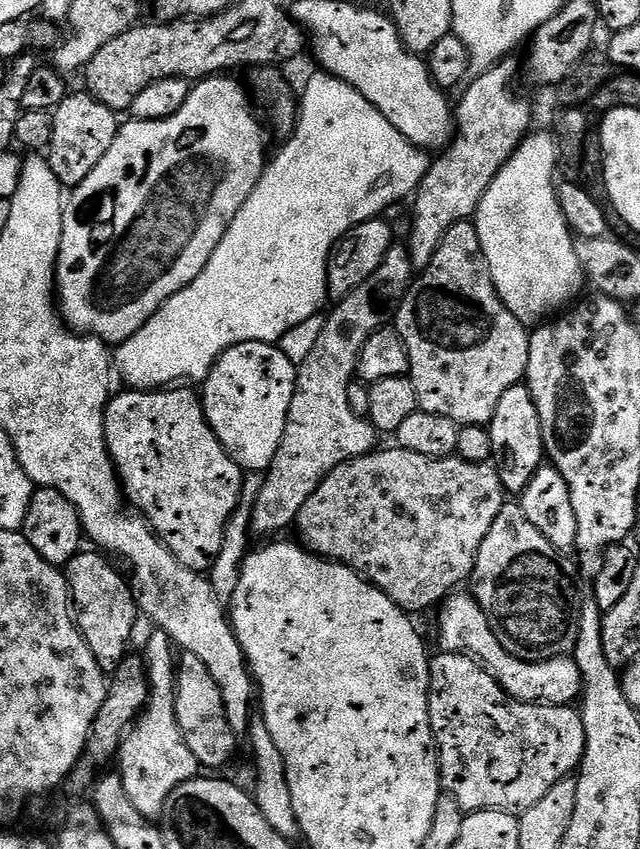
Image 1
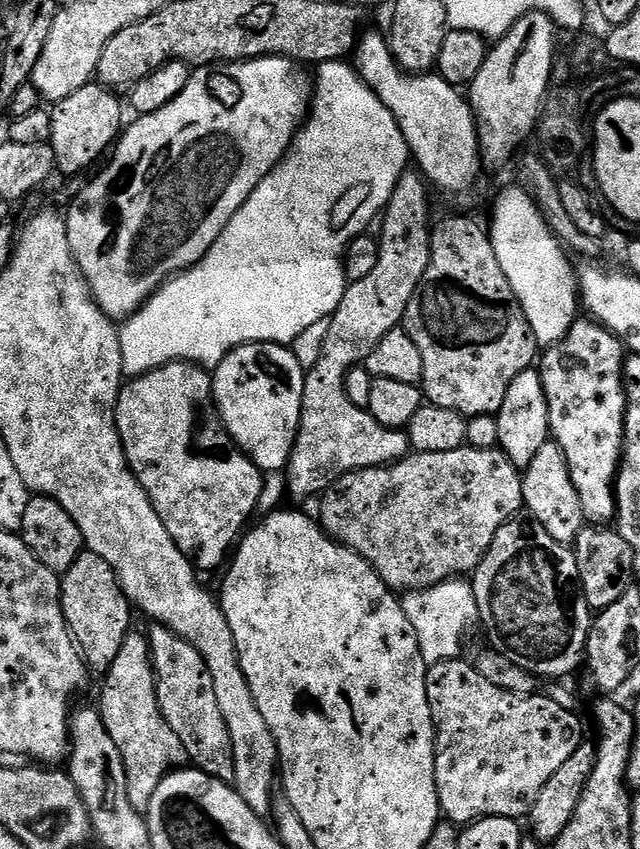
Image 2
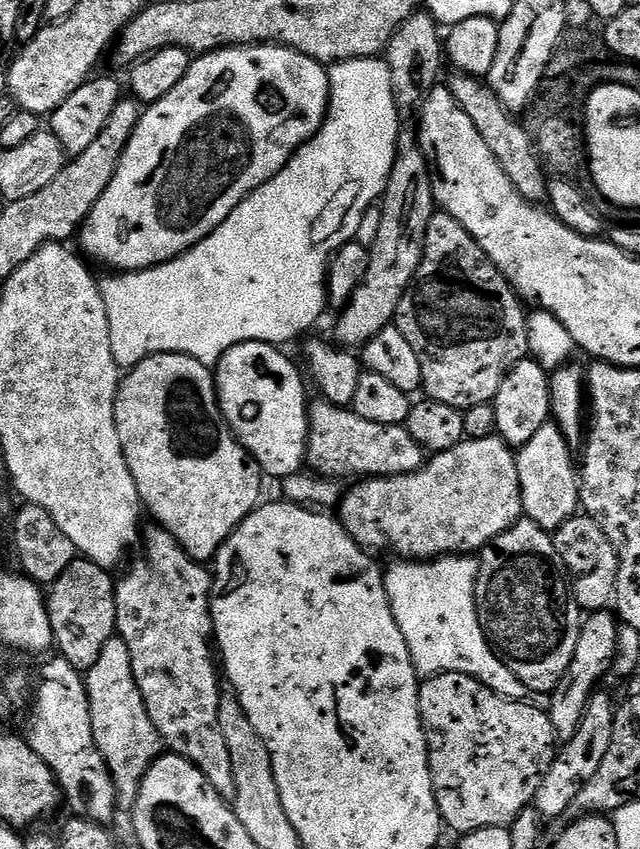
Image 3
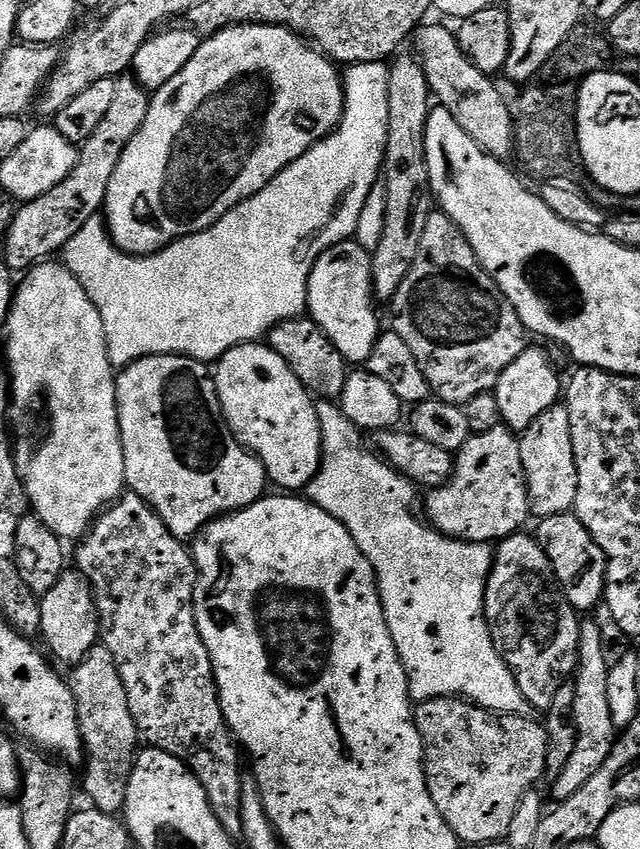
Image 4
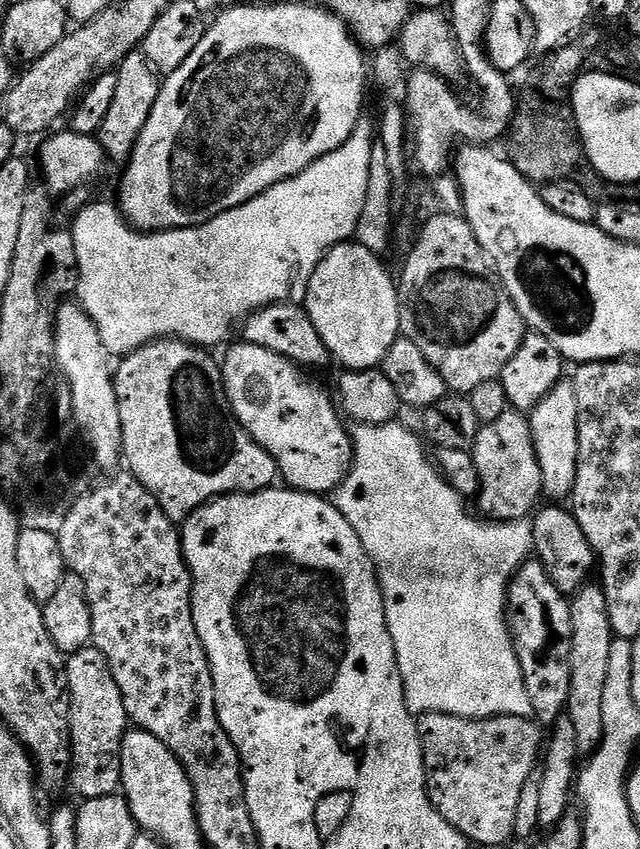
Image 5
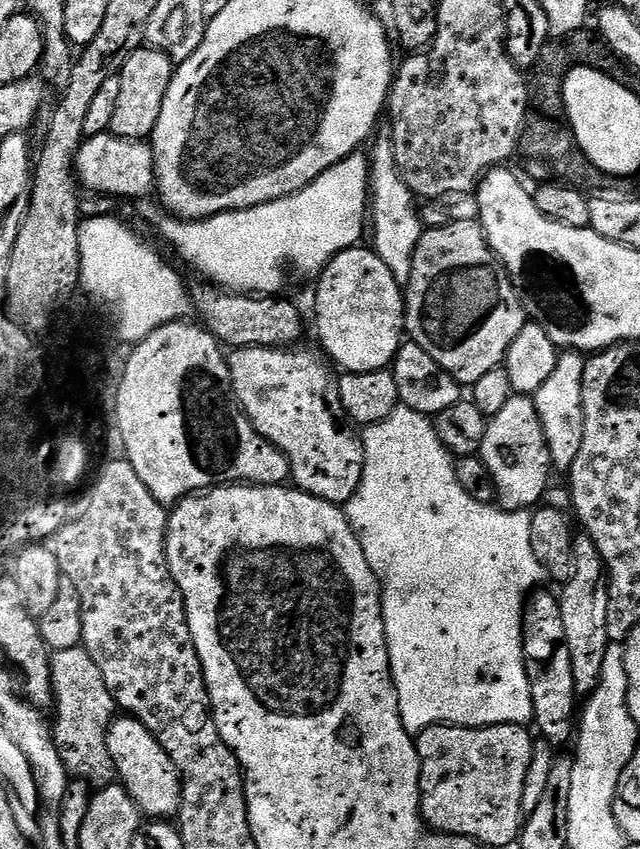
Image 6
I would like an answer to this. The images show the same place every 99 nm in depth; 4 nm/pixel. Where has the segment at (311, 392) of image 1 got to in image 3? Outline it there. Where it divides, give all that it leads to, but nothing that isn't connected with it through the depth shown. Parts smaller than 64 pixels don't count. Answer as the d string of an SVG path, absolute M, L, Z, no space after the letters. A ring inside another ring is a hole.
M408 138L401 139L399 146L396 147L396 157L394 166L390 170L388 184L384 188L382 197L384 209L380 212L380 225L376 228L376 241L370 244L366 278L362 278L362 282L356 287L351 300L343 305L341 312L344 313L341 314L340 321L336 324L336 337L334 337L337 345L348 350L363 349L369 340L373 340L381 330L389 327L395 321L398 306L420 268L426 246L426 230L430 226L432 213L438 208L432 193L433 175L433 169L429 165L428 159L425 158L424 150L419 143L412 141L411 144ZM323 398L311 401L308 409L308 455L306 464L315 475L325 478L341 478L340 476L356 476L355 478L371 478L374 476L405 476L417 472L426 463L426 450L408 432L407 427L399 424L379 424L366 422L366 418L358 418L358 414L348 408L340 408L337 404Z

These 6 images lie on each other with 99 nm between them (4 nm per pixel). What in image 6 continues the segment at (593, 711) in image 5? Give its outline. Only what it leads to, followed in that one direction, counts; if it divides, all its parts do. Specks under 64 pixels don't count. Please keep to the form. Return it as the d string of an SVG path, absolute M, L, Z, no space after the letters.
M587 534L577 535L575 542L576 559L572 574L563 581L561 588L564 589L558 592L558 599L562 610L563 647L567 648L570 654L576 691L580 694L590 694L602 678L602 662L606 662L606 650L610 643L606 630L606 614L610 610L608 570L604 566L604 559L600 557L598 546Z

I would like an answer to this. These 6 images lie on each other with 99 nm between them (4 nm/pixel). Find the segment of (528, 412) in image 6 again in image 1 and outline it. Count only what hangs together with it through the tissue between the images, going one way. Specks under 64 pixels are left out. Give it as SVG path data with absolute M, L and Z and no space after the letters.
M399 446L391 447L384 449L381 447L379 450L367 452L365 456L348 460L337 466L329 476L325 476L318 490L314 490L310 498L306 498L306 506L302 506L302 510L296 516L294 532L300 535L297 536L299 543L303 544L308 551L326 560L334 560L338 564L353 568L359 576L370 581L375 588L380 588L382 594L389 596L398 607L403 608L409 614L417 614L416 612L424 612L427 608L435 609L445 597L455 593L463 585L460 584L463 580L465 583L471 577L478 558L478 550L482 546L482 538L490 534L490 526L494 526L494 518L498 518L506 502L506 493L502 486L499 467L495 463L475 464L466 462L457 455L446 458L426 458L426 454L414 454Z

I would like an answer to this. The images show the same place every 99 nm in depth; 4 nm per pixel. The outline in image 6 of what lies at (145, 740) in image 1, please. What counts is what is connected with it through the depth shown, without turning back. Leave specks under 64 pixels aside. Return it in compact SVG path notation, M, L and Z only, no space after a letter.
M84 647L52 652L52 695L56 724L51 725L52 740L69 777L84 780L93 790L105 788L117 779L114 758L110 758L108 727L118 712L115 696L106 690L98 662Z

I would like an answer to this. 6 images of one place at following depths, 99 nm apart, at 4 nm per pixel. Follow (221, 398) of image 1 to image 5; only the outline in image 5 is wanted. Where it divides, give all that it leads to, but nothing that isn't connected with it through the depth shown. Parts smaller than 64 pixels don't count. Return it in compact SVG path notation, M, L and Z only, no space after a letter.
M243 342L234 344L227 349L229 352L225 354L224 360L222 356L222 371L224 389L228 392L228 401L232 404L232 415L236 421L252 435L252 440L258 442L258 446L268 451L270 458L274 458L279 479L287 487L313 494L335 493L352 468L352 438L333 397L331 400L318 385L312 384L308 377L311 375L292 361L262 346Z

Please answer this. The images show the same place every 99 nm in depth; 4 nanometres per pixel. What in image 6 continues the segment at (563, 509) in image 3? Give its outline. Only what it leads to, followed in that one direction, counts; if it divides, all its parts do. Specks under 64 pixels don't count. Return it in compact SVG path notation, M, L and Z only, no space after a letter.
M575 350L560 352L558 362L548 379L534 393L538 418L542 422L542 430L546 434L546 446L550 446L550 458L553 469L571 470L574 458L578 458L578 450L582 450L582 430L584 429L584 366L586 360Z

